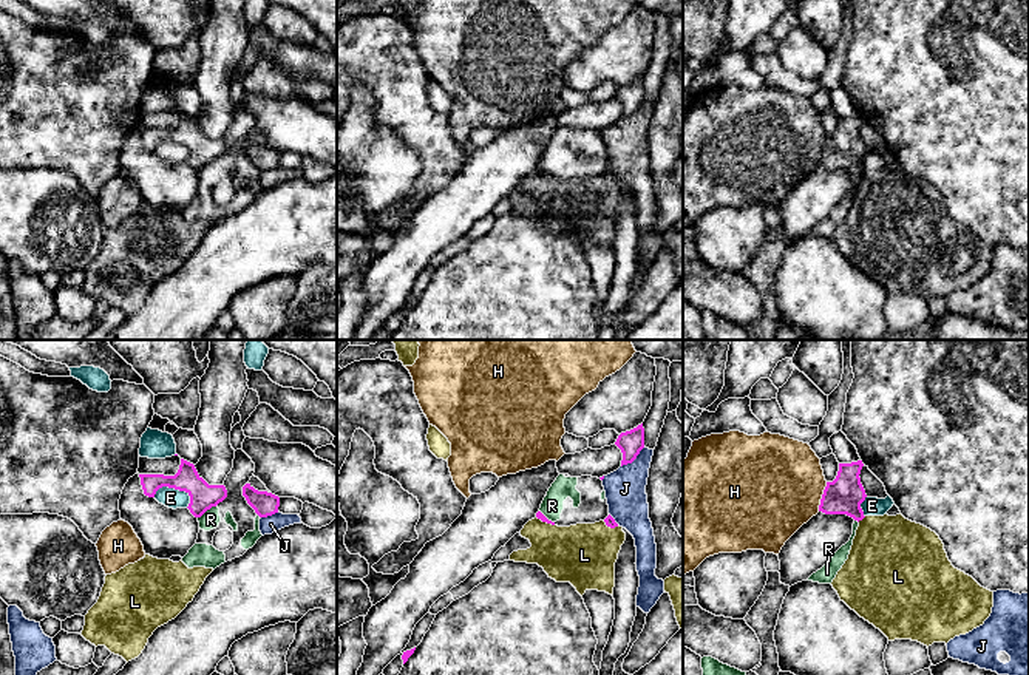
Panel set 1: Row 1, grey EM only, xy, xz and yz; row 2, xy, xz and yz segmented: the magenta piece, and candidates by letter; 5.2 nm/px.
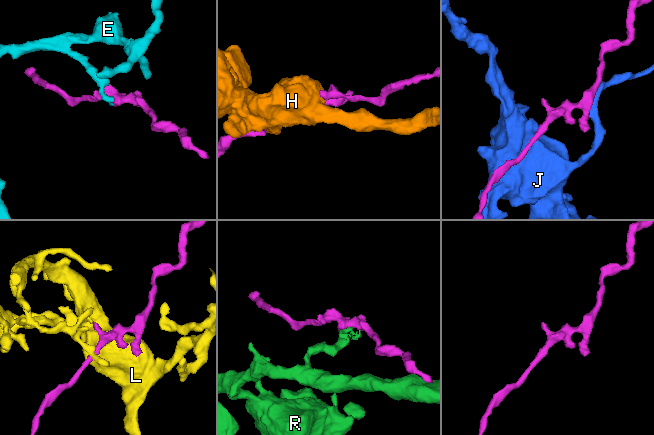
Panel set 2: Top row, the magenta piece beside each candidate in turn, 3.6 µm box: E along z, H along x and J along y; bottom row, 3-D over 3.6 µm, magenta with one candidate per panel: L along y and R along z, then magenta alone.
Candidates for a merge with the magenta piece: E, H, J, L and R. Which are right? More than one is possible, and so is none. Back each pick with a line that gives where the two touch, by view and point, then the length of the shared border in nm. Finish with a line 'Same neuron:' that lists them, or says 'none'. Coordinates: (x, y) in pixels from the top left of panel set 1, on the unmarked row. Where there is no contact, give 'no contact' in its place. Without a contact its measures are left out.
Same neuron: none

